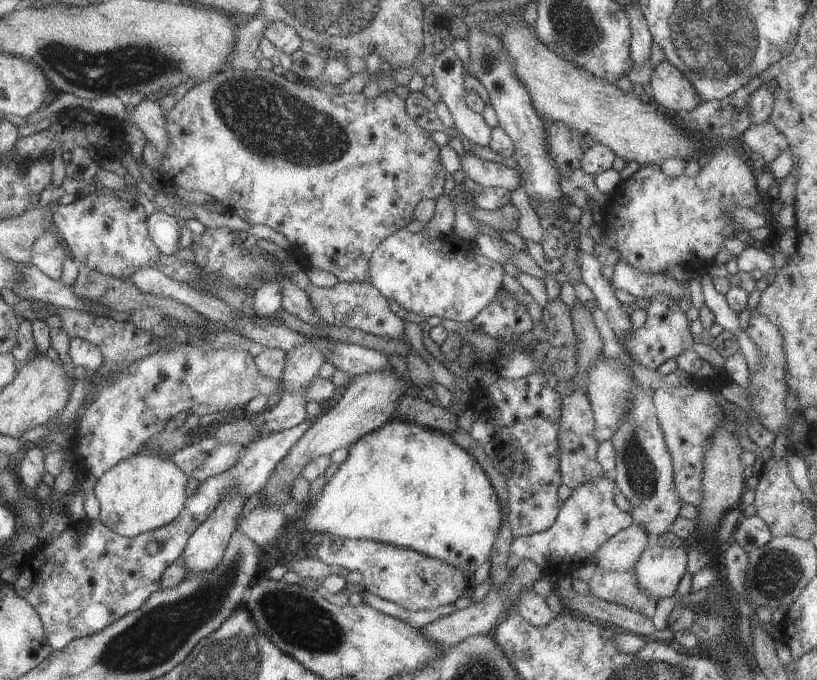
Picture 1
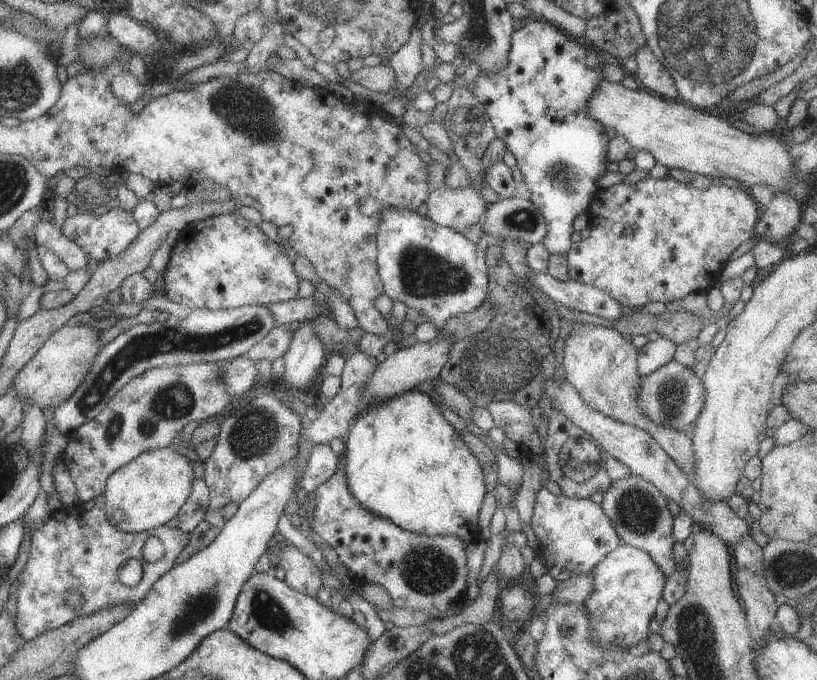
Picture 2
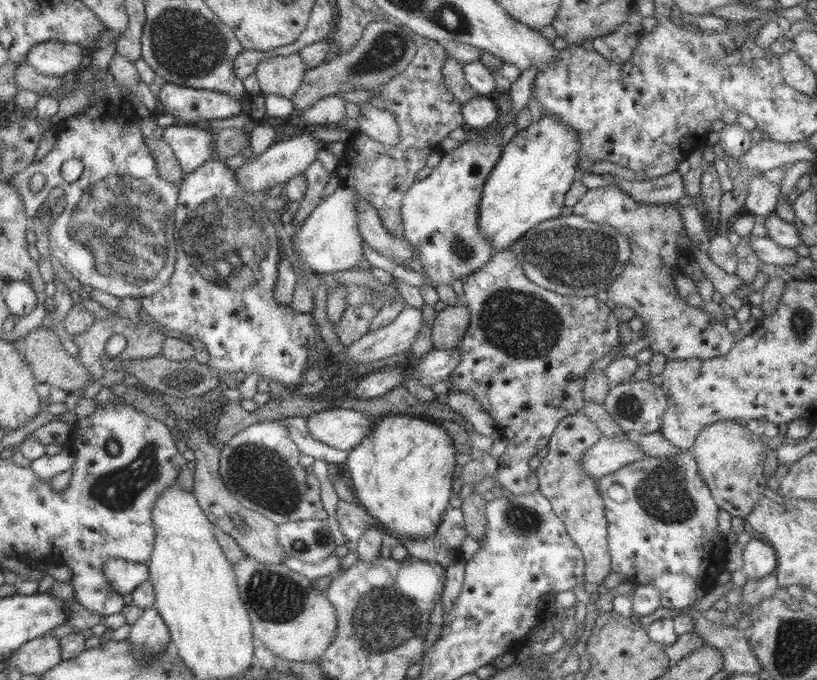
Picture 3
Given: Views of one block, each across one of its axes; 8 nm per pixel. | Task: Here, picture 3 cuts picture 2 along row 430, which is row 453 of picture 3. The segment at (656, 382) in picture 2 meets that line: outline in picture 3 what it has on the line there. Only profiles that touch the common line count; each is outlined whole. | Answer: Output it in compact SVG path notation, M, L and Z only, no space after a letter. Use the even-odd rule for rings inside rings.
M690 449L680 451L671 456L646 456L635 462L630 462L623 466L623 468L597 480L597 491L599 491L600 497L604 502L604 515L607 519L606 541L608 544L608 554L610 555L610 572L617 572L617 574L621 574L626 580L630 580L636 585L653 585L660 591L660 606L663 606L663 608L677 608L677 610L679 610L679 608L690 607L693 602L701 600L701 598L713 588L716 584L717 575L720 572L723 572L723 570L726 570L725 562L727 560L728 542L719 532L719 528L717 527L717 512L719 512L719 507L715 504L705 482L699 477L694 454ZM611 486L621 486L621 488L625 490L627 498L625 498L623 502L616 502L609 498L609 488L611 488Z

